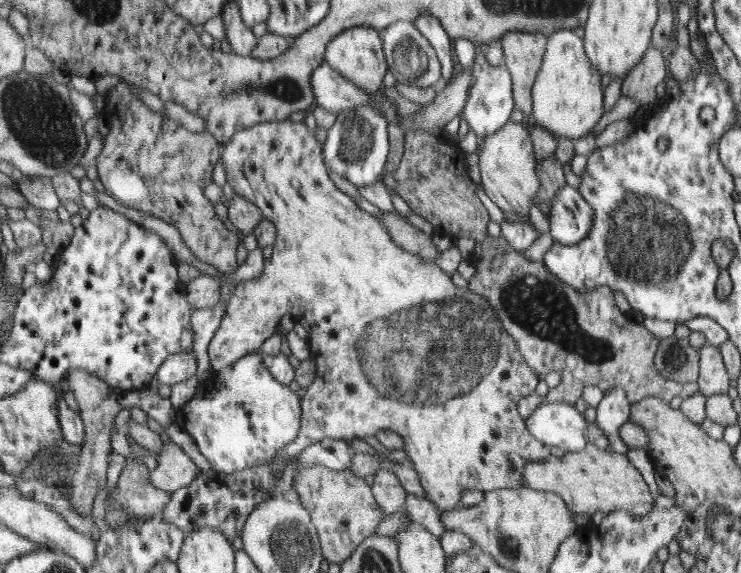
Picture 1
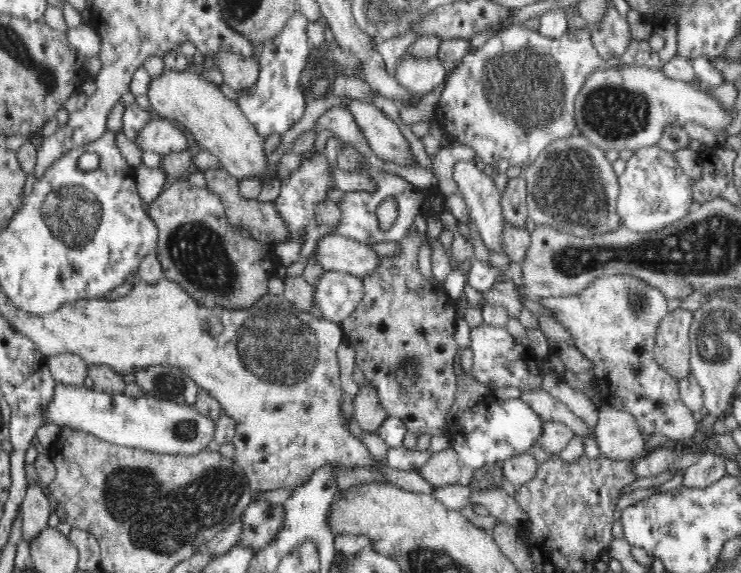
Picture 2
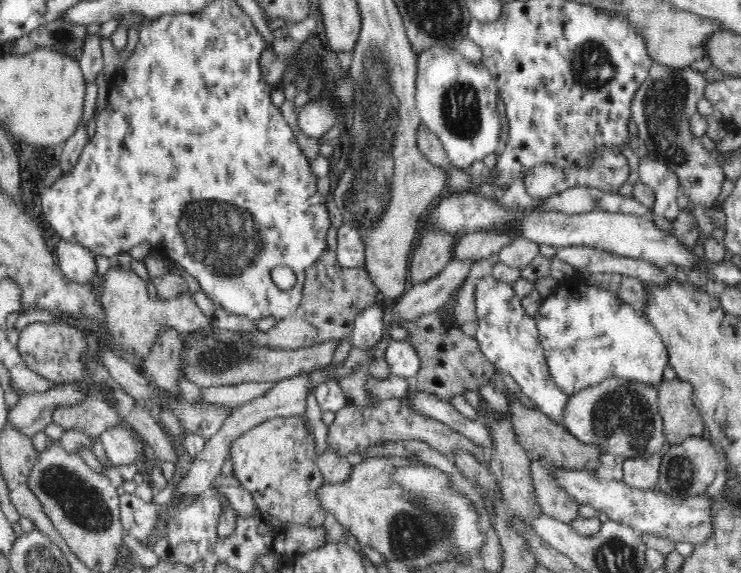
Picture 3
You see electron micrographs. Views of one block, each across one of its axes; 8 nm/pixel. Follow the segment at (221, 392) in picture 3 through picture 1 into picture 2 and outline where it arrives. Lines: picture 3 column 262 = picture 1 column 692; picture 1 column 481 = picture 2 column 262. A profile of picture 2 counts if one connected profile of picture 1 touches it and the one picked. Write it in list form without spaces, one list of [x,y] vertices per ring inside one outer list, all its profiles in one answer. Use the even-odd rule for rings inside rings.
[[[180,179],[159,193],[149,206],[149,215],[158,227],[156,253],[166,278],[177,281],[186,292],[202,305],[222,306],[227,309],[247,309],[263,294],[268,293],[268,279],[276,276],[281,264],[274,245],[256,240],[236,231],[227,222],[233,214],[226,214],[218,195],[207,187],[192,186],[186,179]]]

